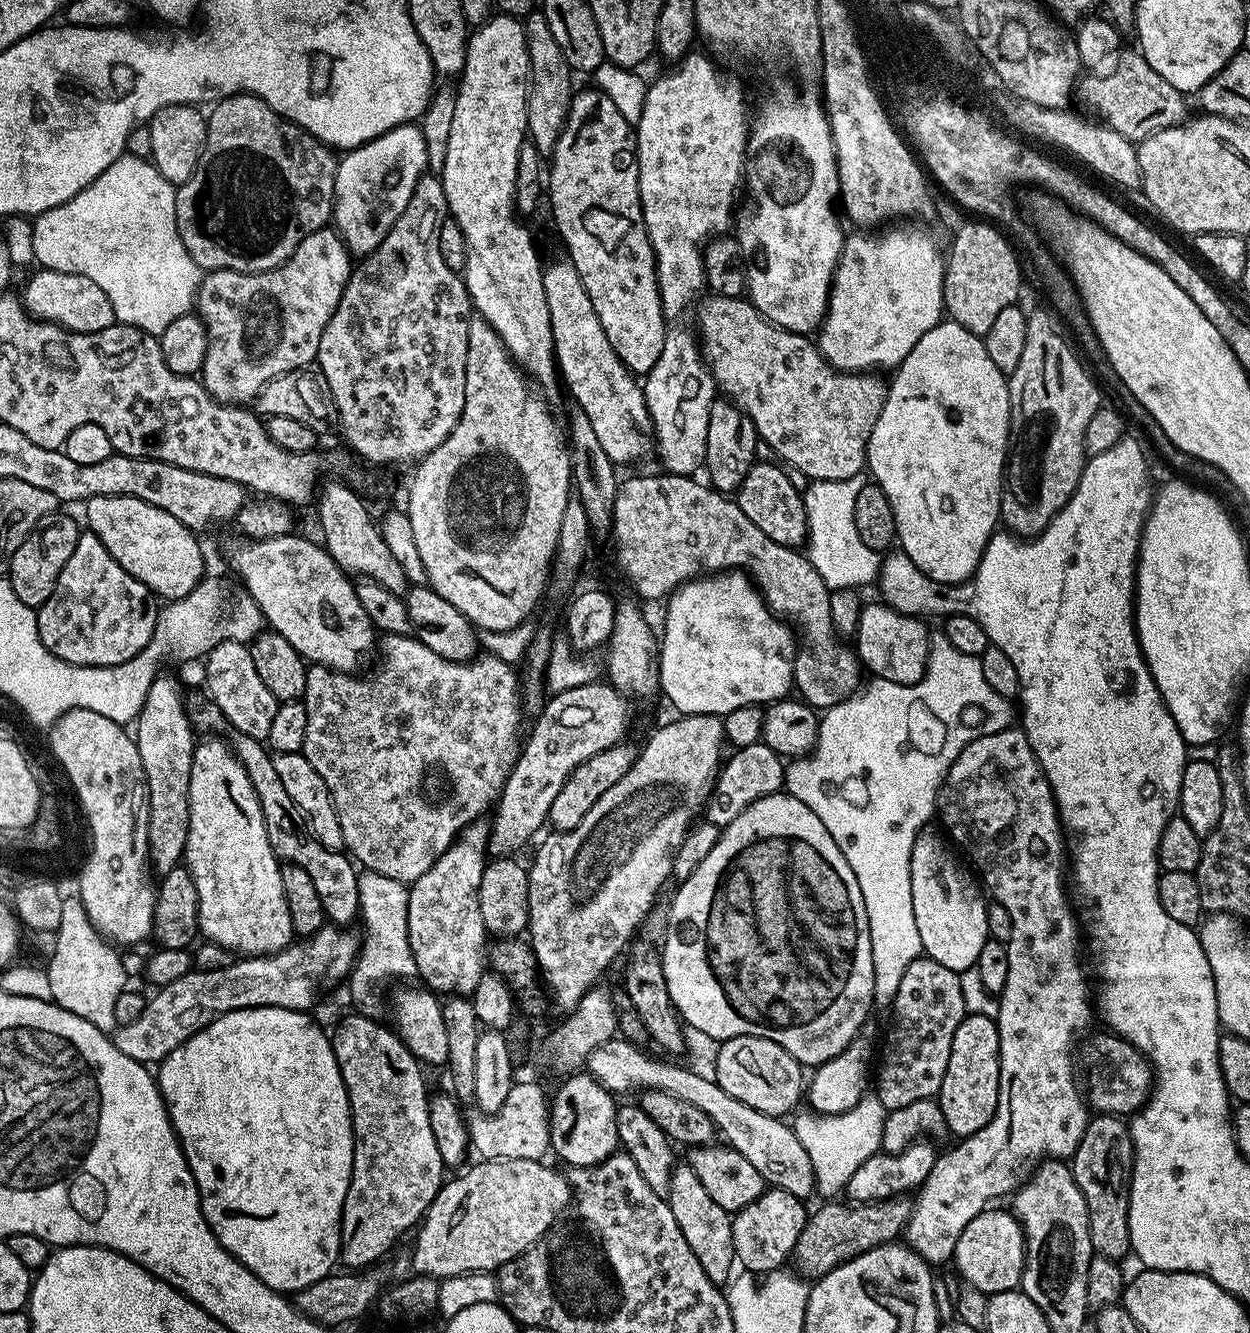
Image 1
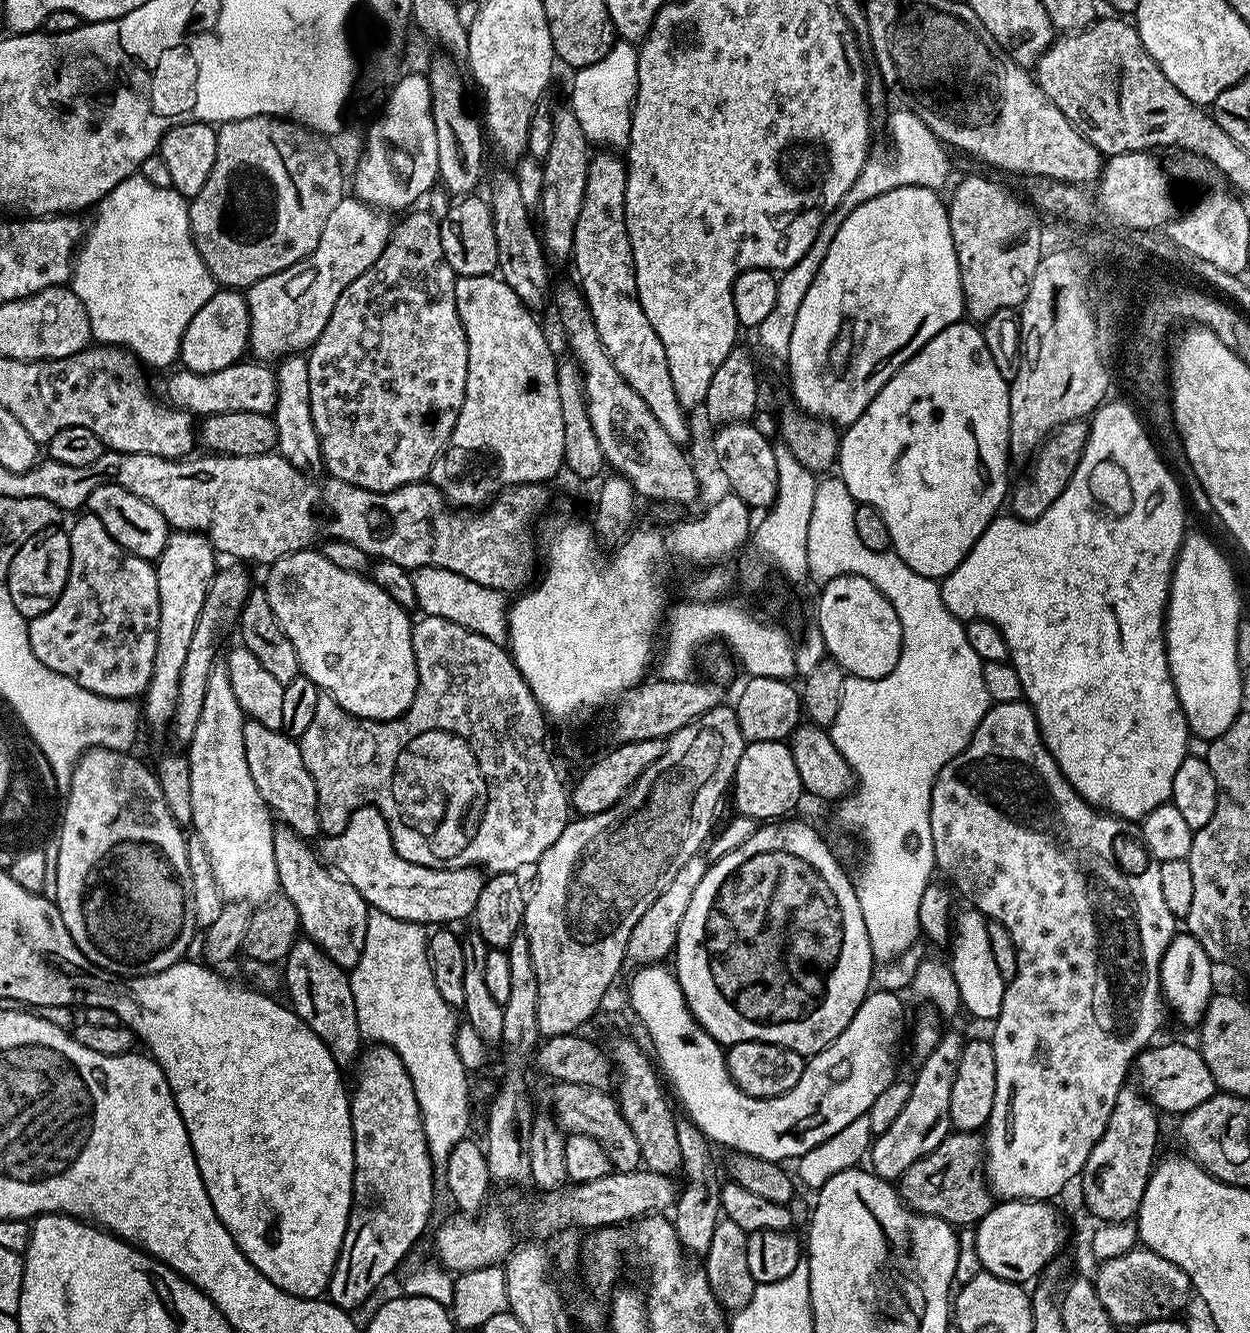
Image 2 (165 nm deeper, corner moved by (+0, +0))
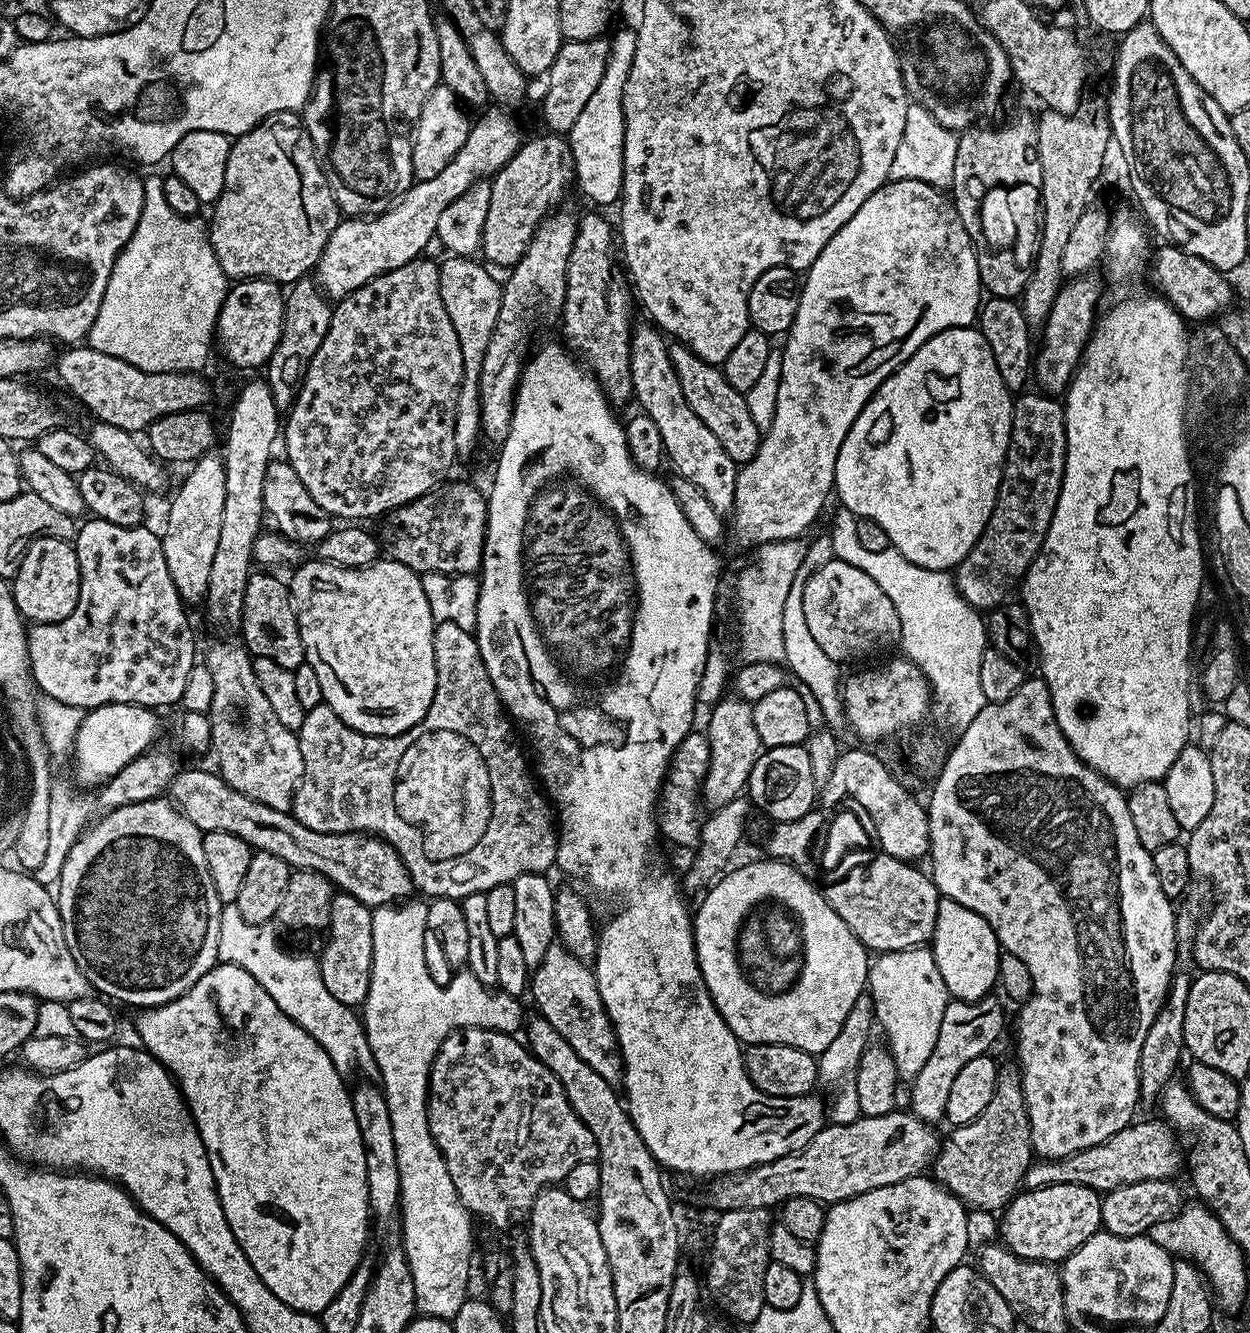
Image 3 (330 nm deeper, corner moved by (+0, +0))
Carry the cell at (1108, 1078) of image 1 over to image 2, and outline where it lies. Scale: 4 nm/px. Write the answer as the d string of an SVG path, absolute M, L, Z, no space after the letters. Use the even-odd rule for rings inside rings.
M1164 1044L1161 1048L1149 1046L1134 1061L1134 1076L1137 1076L1138 1087L1161 1113L1176 1112L1183 1114L1202 1106L1206 1098L1216 1095L1218 1089L1206 1058L1202 1058L1199 1047L1188 1044Z

